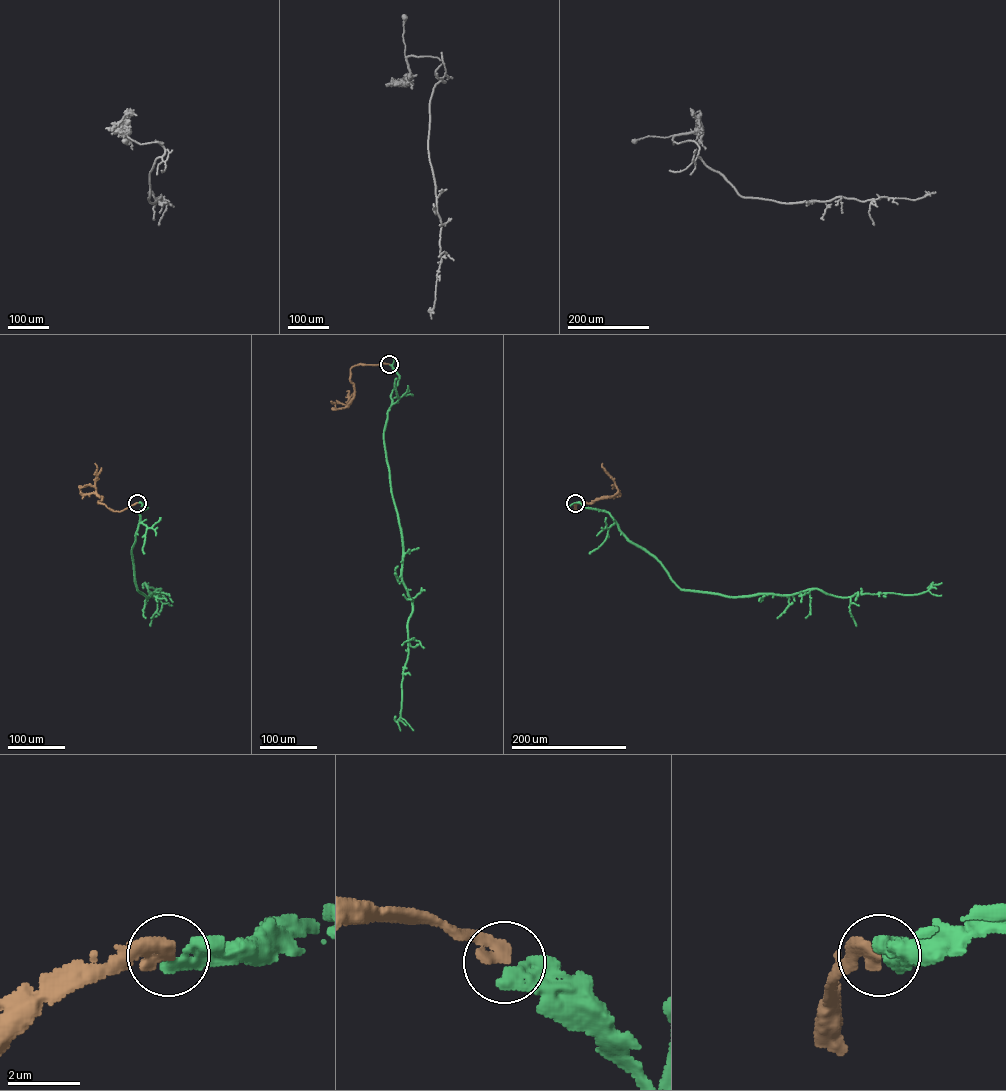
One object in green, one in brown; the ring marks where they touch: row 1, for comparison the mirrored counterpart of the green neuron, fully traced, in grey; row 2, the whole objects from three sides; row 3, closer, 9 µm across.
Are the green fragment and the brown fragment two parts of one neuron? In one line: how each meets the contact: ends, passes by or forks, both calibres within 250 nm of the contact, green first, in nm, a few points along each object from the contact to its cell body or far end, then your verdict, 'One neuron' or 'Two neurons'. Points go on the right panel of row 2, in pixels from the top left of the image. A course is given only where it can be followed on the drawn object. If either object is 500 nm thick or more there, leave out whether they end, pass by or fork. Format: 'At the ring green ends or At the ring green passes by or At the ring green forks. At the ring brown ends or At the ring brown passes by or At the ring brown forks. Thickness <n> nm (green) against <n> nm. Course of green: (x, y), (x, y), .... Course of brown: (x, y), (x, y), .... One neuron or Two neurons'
At the ring green ends. At the ring brown ends. Thickness 380 nm (green) against 400 nm. Course of green: (575, 503), (607, 512), (618, 529), (654, 557), (681, 589), (740, 596), (791, 595), (812, 588). Course of brown: (575, 503), (576, 512), (576, 504), (591, 503), (617, 492), (602, 463). One neuron

